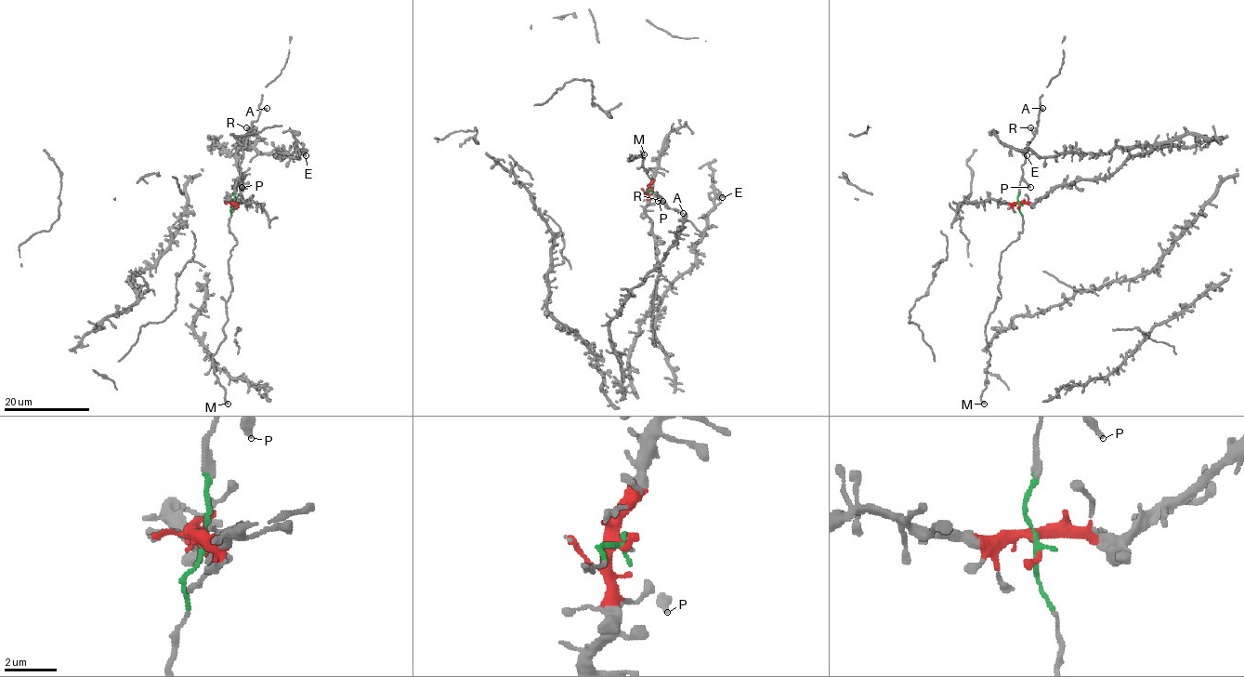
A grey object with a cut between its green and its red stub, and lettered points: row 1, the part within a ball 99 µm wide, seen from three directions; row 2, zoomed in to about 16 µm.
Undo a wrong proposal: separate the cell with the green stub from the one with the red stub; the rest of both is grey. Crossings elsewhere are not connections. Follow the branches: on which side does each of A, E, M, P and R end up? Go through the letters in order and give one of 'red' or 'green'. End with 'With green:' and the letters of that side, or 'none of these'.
A: green
E: red
M: green
P: green
R: green
With green: A, M, P, R

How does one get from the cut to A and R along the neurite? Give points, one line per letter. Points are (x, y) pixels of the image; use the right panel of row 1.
A: (1019, 205), (1025, 149), (1034, 136), (1040, 109), (1042, 108)
R: (1019, 205), (1025, 149), (1034, 136), (1029, 127)

